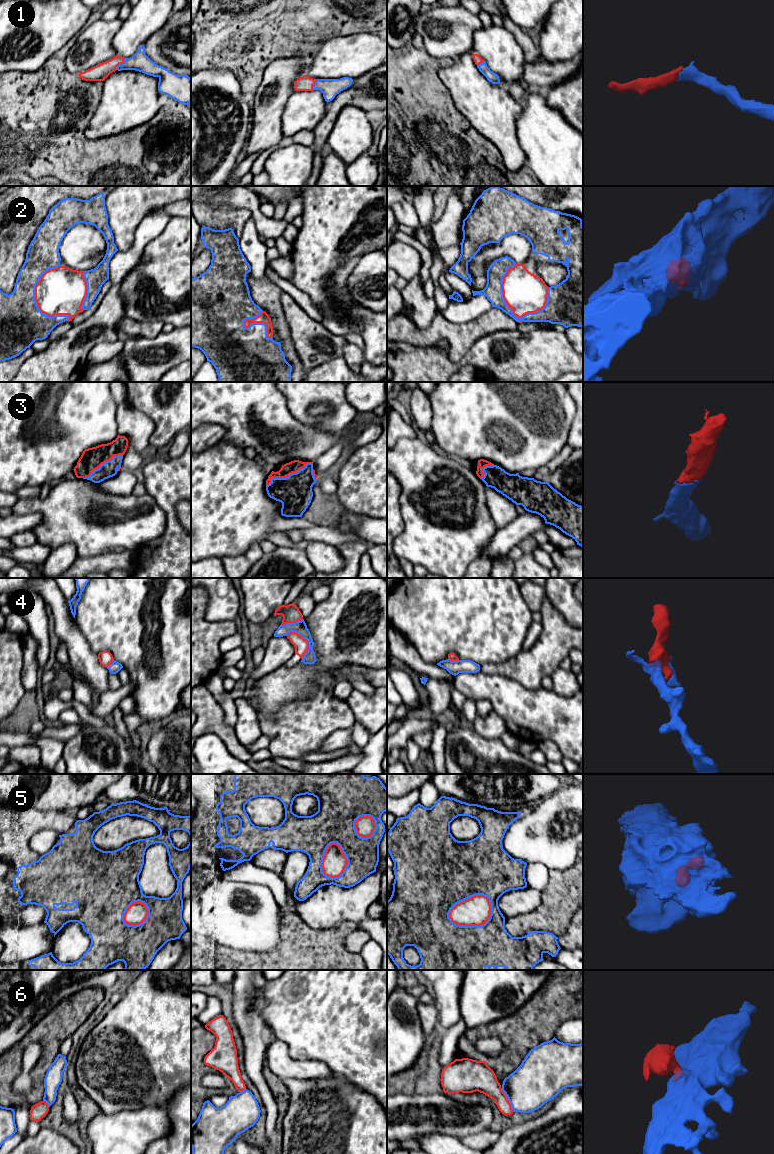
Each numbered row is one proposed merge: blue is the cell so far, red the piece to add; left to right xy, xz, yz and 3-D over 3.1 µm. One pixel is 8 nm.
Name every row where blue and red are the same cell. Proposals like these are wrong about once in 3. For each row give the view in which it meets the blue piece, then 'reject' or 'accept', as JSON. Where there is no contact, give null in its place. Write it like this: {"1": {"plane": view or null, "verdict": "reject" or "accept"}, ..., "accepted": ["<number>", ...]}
{"1": {"plane": "xy", "verdict": "accept"}, "2": {"plane": "yz", "verdict": "accept"}, "3": {"plane": "xz", "verdict": "accept"}, "4": {"plane": "xz", "verdict": "accept"}, "5": {"plane": "yz", "verdict": "reject"}, "6": {"plane": "yz", "verdict": "accept"}, "accepted": ["1", "2", "3", "4", "6"]}

